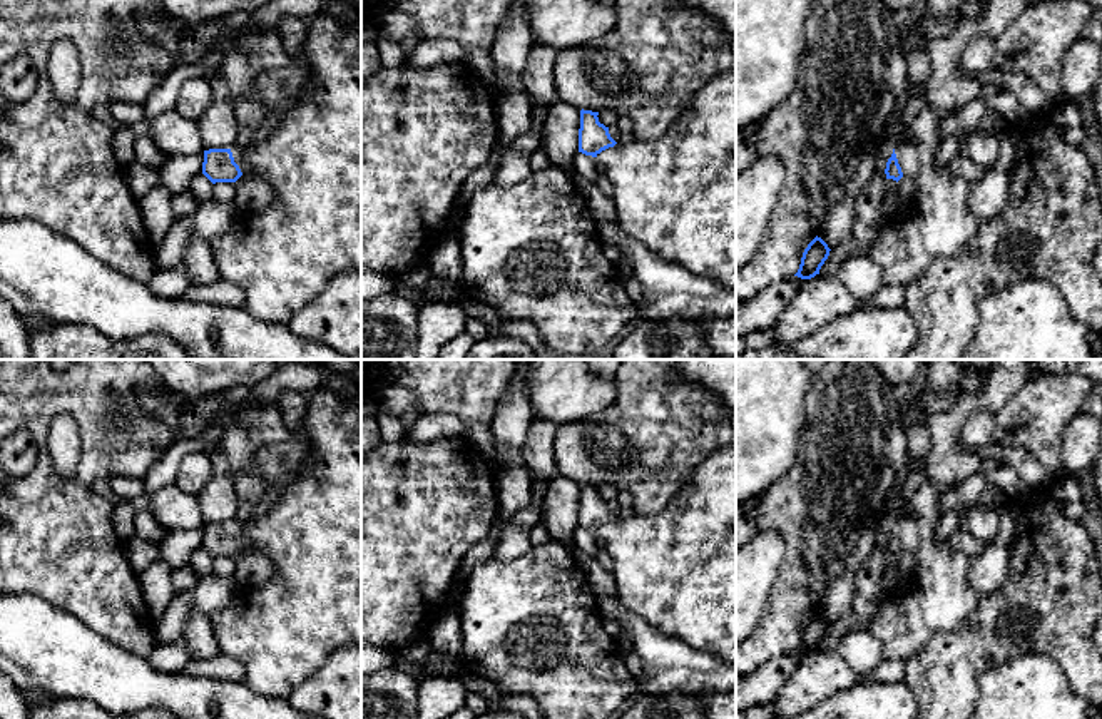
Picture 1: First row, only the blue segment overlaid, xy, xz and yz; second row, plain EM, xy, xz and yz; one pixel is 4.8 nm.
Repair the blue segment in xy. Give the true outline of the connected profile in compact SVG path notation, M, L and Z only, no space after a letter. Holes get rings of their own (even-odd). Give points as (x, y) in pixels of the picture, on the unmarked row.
M318 388L306 393L303 426L314 456L301 478L284 488L273 507L258 518L242 512L234 523L204 525L202 548L212 557L236 557L251 547L269 557L274 575L259 587L237 589L232 600L211 617L219 652L246 669L244 684L268 697L288 696L339 647L361 645L361 390L346 400Z

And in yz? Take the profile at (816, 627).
M814 612L803 627L799 644L794 650L811 654L819 649L821 640L829 630L829 622L821 612Z

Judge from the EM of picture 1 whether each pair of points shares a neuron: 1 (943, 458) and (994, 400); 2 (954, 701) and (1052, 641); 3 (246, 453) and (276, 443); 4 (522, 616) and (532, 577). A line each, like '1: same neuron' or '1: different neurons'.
1: same neuron
2: same neuron
3: same neuron
4: same neuron

